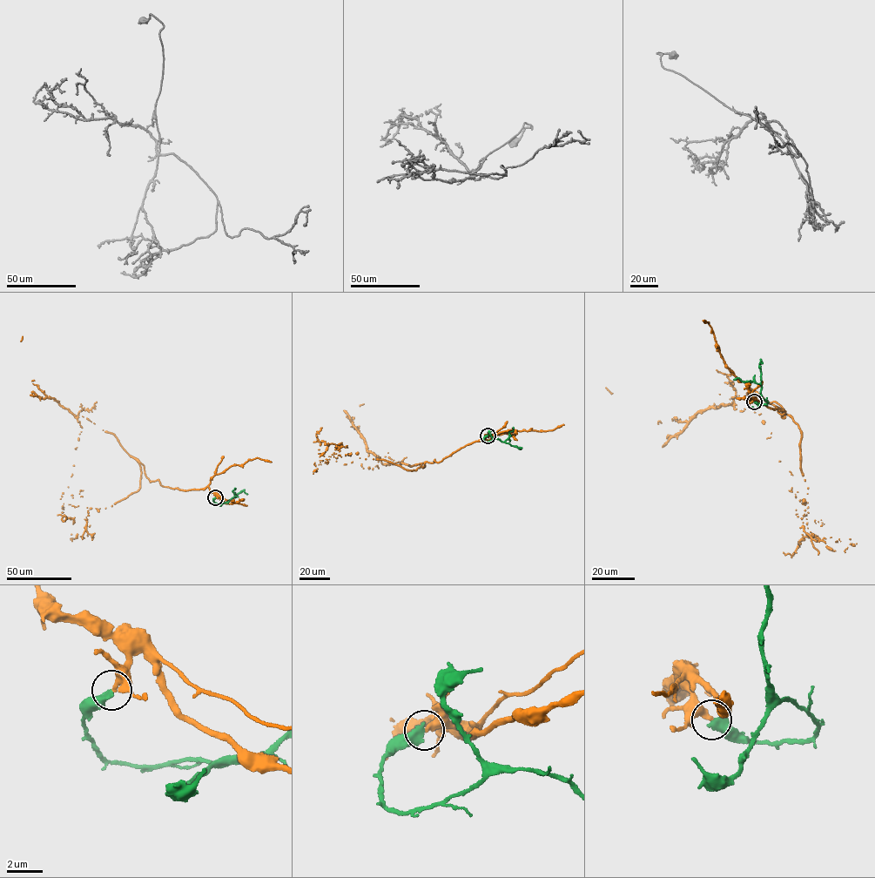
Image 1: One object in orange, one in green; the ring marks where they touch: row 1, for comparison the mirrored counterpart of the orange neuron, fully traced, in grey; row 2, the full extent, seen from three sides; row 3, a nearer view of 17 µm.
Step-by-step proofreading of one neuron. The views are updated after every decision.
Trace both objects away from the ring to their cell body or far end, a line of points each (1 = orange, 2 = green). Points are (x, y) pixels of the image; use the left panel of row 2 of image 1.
1: (215, 497), (207, 487), (183, 490), (150, 482), (113, 435), (47, 397), (32, 383), (23, 336)
2: (215, 497), (214, 503), (223, 503), (243, 490), (247, 494)

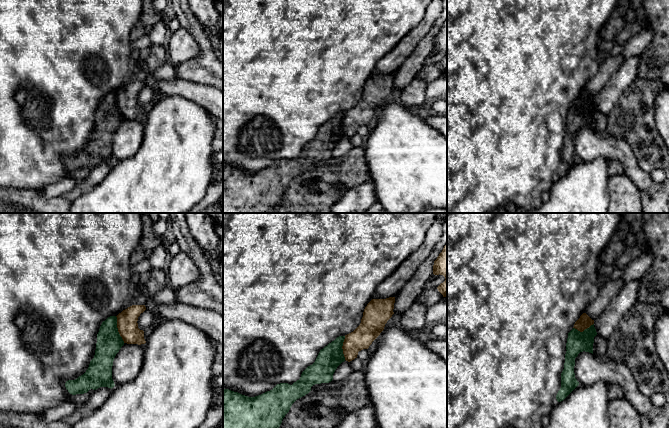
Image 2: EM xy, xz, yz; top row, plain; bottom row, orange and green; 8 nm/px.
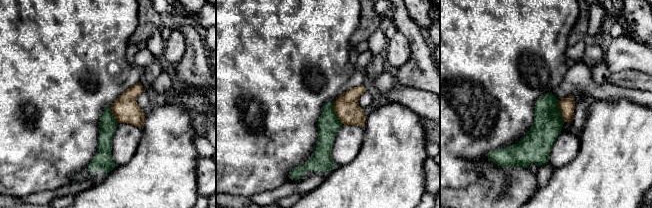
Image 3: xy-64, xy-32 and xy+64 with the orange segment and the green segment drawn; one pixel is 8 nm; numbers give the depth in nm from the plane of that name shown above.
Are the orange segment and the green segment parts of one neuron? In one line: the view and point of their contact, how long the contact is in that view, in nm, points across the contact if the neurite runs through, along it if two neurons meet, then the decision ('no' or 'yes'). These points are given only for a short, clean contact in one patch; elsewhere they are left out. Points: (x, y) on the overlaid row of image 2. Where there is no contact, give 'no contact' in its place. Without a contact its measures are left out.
contact xy (118, 329); length 220 nm; border xy (115, 316), (117, 331), (124, 342); no

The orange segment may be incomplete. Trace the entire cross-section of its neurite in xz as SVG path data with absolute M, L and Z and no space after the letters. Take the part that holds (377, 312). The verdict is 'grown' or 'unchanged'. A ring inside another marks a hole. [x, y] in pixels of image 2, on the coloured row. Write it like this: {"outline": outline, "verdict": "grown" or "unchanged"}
{"outline": "M395 297L372 299L364 309L360 325L345 335L343 354L350 362L357 358L358 352L368 349L372 342L384 330L385 324L394 314Z", "verdict": "unchanged"}

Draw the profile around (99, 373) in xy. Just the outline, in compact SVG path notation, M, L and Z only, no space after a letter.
M110 316L102 322L97 334L94 358L86 372L75 380L68 380L65 387L72 395L87 393L100 387L113 388L112 366L116 354L124 345L117 328L117 317Z

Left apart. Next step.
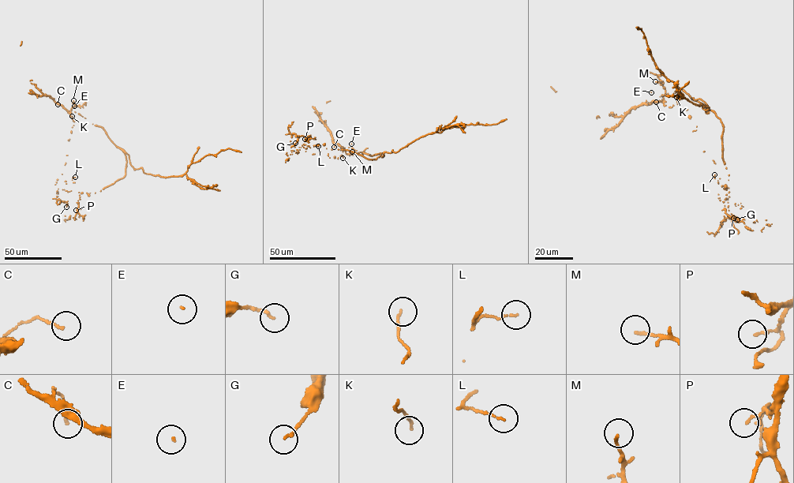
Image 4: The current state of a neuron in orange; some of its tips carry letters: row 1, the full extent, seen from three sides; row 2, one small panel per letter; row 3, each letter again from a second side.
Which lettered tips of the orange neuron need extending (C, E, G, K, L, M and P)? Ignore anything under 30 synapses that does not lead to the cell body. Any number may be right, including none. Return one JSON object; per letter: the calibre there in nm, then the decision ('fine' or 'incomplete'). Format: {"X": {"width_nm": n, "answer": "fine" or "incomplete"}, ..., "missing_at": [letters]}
{"C": {"width_nm": 110, "answer": "fine"}, "E": {"width_nm": 60, "answer": "incomplete"}, "G": {"width_nm": 130, "answer": "fine"}, "K": {"width_nm": 110, "answer": "fine"}, "L": {"width_nm": 100, "answer": "fine"}, "M": {"width_nm": 130, "answer": "fine"}, "P": {"width_nm": 120, "answer": "fine"}, "missing_at": ["E"]}

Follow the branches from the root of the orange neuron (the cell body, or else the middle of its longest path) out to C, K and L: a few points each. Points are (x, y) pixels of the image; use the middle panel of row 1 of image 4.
C: (376, 154), (371, 155), (349, 147), (342, 147), (335, 143), (334, 147)
K: (376, 154), (371, 155), (349, 147), (342, 147), (342, 158)
L: (376, 154), (380, 155), (372, 159), (346, 150), (331, 150), (323, 144), (318, 146)

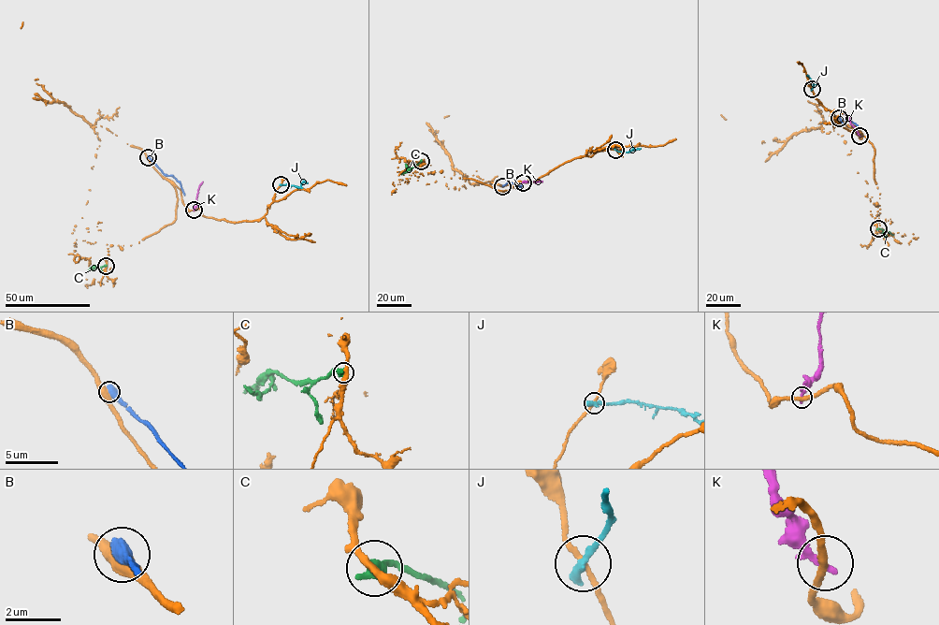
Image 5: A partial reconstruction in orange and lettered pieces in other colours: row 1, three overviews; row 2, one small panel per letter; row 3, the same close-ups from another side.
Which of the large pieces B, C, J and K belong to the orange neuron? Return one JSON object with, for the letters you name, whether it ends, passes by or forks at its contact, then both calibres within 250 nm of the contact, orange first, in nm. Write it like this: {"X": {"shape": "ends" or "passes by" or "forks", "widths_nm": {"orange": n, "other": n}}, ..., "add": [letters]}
{"add": []}

